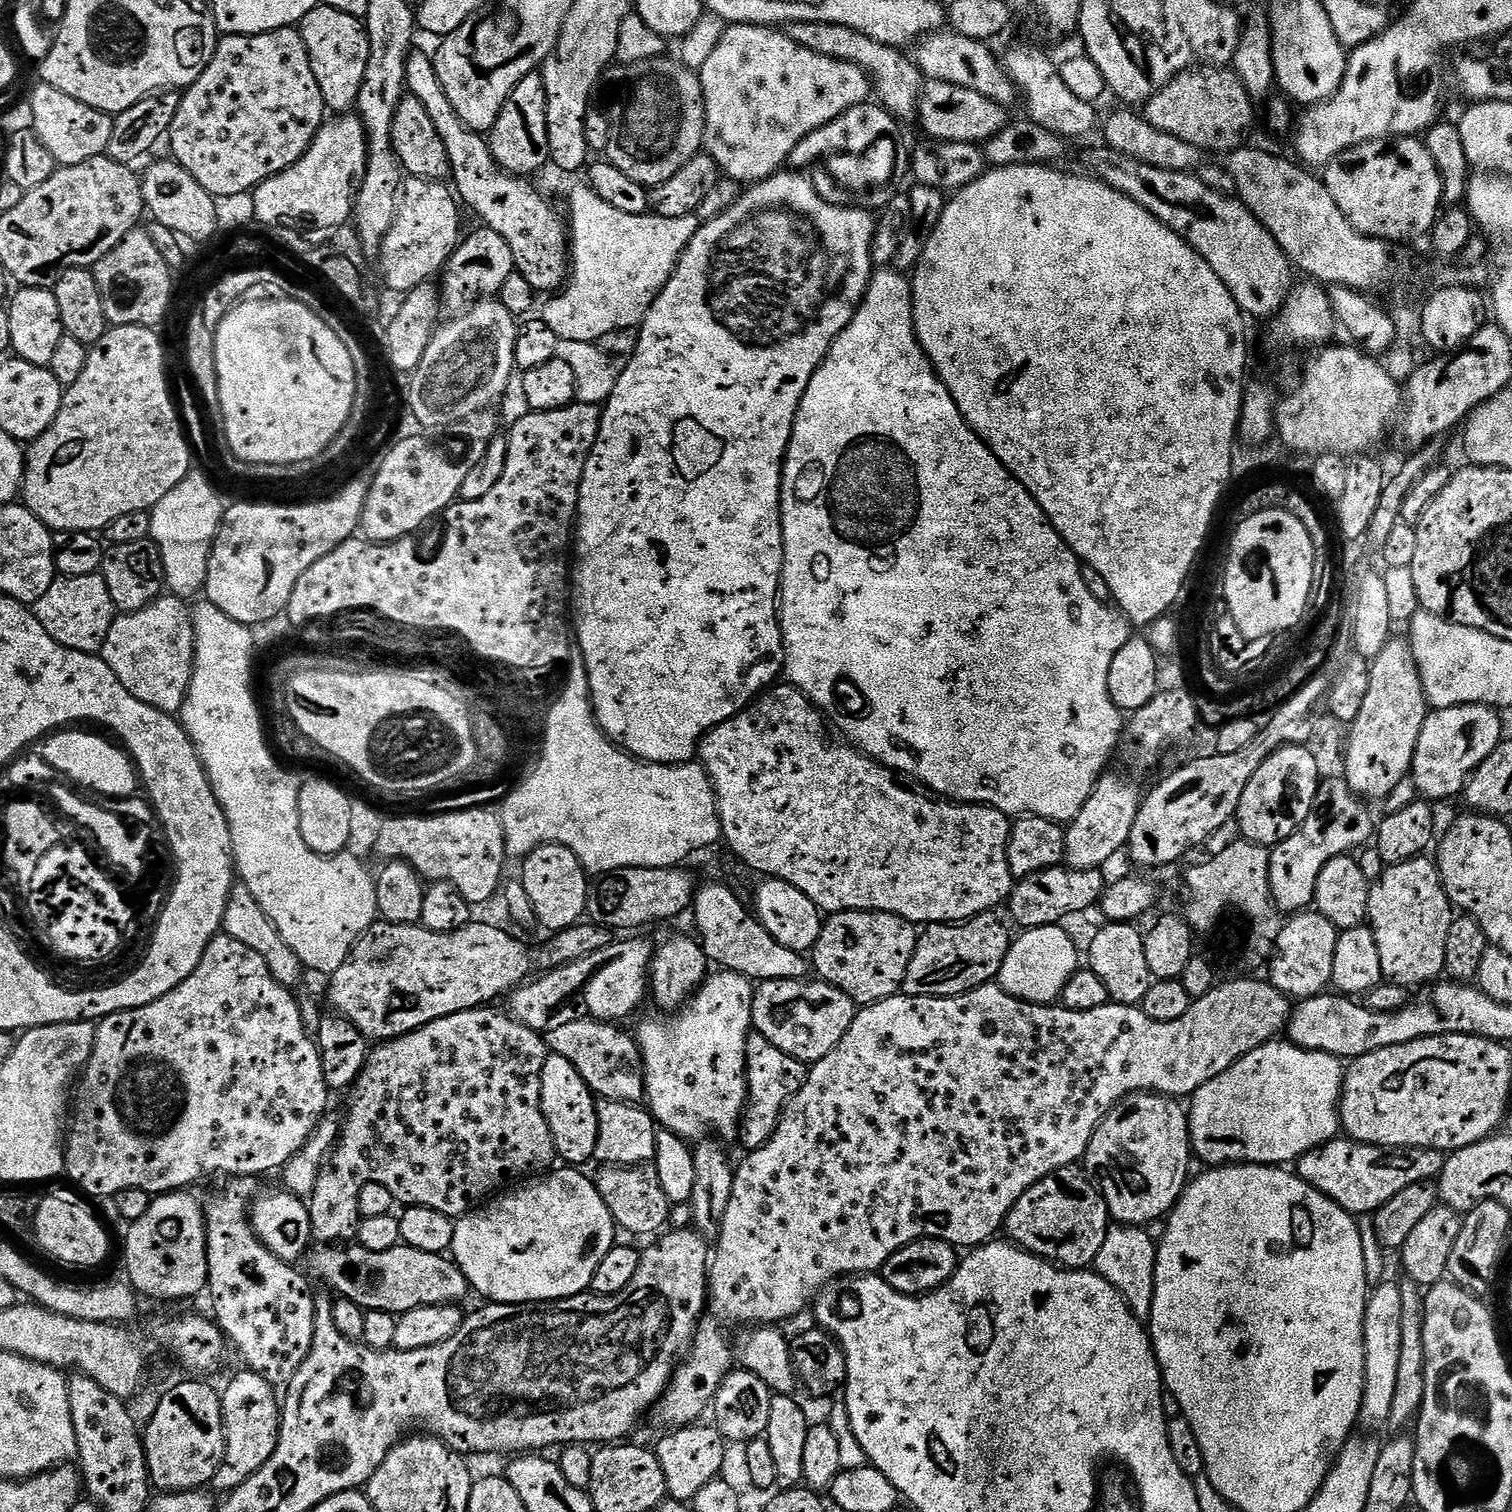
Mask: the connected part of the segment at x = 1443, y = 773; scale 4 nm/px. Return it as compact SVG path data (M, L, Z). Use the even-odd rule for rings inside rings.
M1462 704L1427 713L1414 753L1411 774L1403 779L1396 791L1398 802L1411 803L1418 795L1431 798L1436 794L1440 798L1450 798L1463 793L1469 776L1500 745L1497 734L1500 720L1497 714L1497 711L1489 710L1482 704ZM1417 792L1420 794L1416 795Z

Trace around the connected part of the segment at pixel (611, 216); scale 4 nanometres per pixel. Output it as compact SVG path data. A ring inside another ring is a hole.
M577 181L566 198L570 216L570 277L569 284L575 296L568 300L556 300L542 311L542 319L551 325L553 331L562 339L573 339L579 344L596 344L603 336L611 332L624 332L627 328L635 329L648 311L650 297L668 279L682 249L702 223L696 214L686 216L666 216L659 212L630 214L612 207L589 183Z

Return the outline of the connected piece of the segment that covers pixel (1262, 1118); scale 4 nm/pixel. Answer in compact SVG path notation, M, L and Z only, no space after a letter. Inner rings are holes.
M1282 1038L1282 1040L1272 1040L1250 1049L1249 1052L1244 1053L1216 1076L1210 1080L1207 1079L1203 1083L1204 1094L1210 1092L1212 1100L1218 1098L1218 1114L1220 1116L1218 1116L1218 1122L1210 1119L1210 1124L1206 1126L1208 1132L1212 1134L1212 1138L1218 1138L1218 1140L1200 1140L1200 1144L1204 1144L1204 1148L1200 1148L1200 1152L1204 1152L1204 1156L1208 1156L1204 1164L1208 1166L1224 1166L1228 1164L1224 1156L1236 1156L1232 1163L1236 1166L1280 1166L1276 1164L1288 1163L1291 1165L1293 1162L1298 1161L1301 1156L1306 1155L1308 1151L1320 1148L1323 1144L1328 1144L1334 1141L1336 1137L1339 1137L1339 1121L1333 1111L1333 1105L1336 1104L1336 1064L1333 1064L1335 1058L1330 1053L1308 1050L1293 1044L1289 1039Z

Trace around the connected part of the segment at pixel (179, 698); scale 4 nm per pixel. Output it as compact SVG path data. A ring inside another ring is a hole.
M171 594L161 595L140 612L117 615L102 641L103 667L116 683L136 700L165 714L179 713L192 684L193 617L188 616L184 604Z

